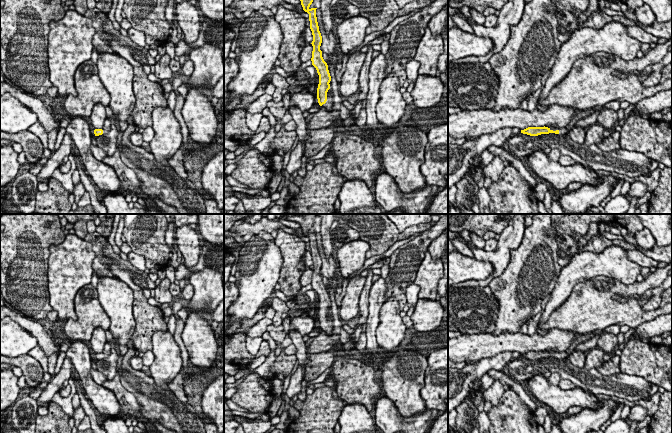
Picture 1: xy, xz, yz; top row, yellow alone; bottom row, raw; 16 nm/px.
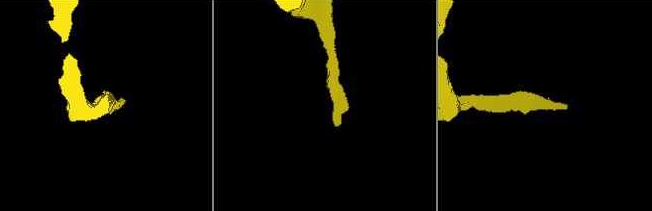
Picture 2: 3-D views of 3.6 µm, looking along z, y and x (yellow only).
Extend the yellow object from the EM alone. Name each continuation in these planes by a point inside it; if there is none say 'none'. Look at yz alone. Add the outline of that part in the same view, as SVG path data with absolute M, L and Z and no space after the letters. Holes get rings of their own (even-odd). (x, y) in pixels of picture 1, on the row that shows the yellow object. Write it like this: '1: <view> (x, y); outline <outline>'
1: yz (562, 130); outline M566 125L565 127L552 127L553 131L558 130L559 134L567 134L570 130L570 128Z

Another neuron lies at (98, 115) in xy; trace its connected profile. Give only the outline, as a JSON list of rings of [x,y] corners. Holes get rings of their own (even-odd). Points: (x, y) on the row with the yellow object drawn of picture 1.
[[[101,103],[95,104],[90,115],[91,127],[94,130],[102,129],[106,118],[107,118],[106,107],[103,106]]]

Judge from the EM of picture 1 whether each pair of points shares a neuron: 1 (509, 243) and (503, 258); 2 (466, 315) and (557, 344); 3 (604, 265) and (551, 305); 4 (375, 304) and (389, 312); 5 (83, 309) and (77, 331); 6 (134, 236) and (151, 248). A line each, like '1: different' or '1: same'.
1: same
2: different
3: same
4: different
5: same
6: same

